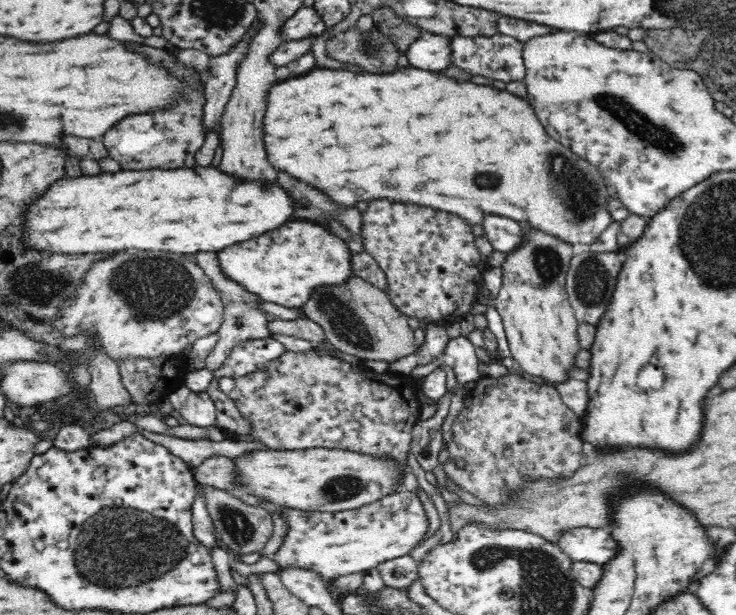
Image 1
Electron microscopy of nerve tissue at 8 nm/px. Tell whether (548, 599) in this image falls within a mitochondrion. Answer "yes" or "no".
yes

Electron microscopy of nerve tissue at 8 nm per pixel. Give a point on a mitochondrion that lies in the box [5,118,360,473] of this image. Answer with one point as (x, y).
(151, 288)

